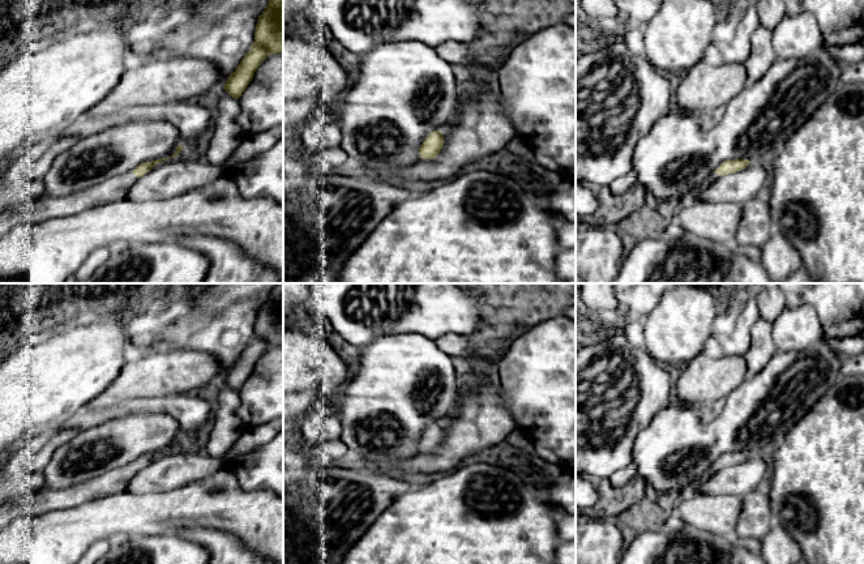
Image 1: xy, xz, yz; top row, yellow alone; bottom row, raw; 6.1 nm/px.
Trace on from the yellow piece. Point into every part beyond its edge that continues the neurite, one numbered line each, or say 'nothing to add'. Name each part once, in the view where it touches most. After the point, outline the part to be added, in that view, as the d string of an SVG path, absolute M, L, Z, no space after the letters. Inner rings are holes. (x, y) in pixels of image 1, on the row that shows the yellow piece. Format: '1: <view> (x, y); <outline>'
1: xy (116, 188); M128 171L64 197L43 196L17 209L7 209L0 213L0 236L22 225L68 217L86 209L124 200L137 179L132 171Z

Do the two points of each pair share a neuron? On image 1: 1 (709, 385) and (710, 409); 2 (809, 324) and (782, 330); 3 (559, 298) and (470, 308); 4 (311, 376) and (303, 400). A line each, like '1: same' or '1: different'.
1: different
2: same
3: different
4: different

